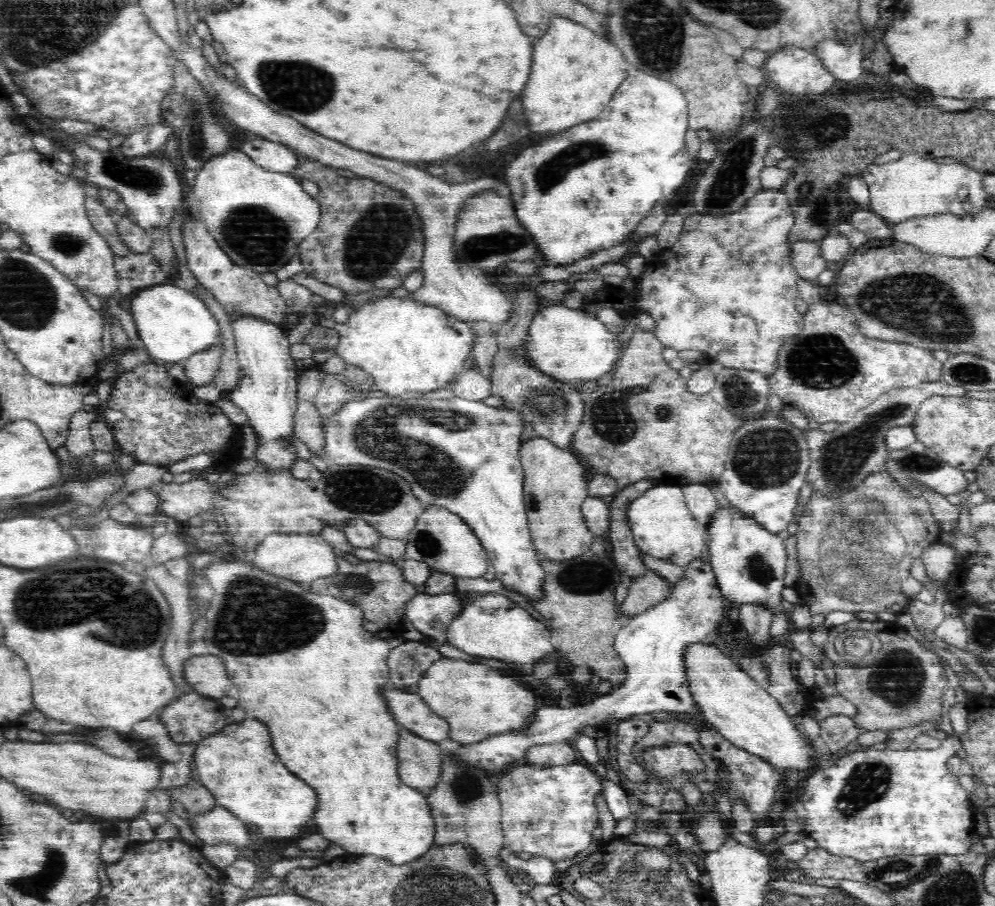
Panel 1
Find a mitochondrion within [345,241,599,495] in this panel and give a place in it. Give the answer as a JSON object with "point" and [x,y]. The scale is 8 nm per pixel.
{"point":[544,405]}

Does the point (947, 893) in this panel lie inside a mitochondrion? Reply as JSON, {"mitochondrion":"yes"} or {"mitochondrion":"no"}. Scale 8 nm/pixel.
{"mitochondrion":"yes"}

